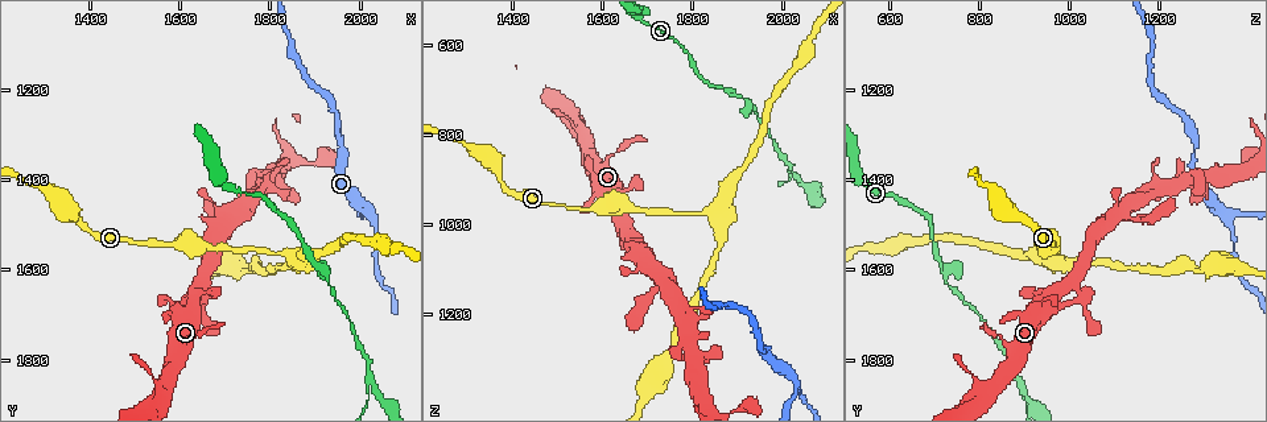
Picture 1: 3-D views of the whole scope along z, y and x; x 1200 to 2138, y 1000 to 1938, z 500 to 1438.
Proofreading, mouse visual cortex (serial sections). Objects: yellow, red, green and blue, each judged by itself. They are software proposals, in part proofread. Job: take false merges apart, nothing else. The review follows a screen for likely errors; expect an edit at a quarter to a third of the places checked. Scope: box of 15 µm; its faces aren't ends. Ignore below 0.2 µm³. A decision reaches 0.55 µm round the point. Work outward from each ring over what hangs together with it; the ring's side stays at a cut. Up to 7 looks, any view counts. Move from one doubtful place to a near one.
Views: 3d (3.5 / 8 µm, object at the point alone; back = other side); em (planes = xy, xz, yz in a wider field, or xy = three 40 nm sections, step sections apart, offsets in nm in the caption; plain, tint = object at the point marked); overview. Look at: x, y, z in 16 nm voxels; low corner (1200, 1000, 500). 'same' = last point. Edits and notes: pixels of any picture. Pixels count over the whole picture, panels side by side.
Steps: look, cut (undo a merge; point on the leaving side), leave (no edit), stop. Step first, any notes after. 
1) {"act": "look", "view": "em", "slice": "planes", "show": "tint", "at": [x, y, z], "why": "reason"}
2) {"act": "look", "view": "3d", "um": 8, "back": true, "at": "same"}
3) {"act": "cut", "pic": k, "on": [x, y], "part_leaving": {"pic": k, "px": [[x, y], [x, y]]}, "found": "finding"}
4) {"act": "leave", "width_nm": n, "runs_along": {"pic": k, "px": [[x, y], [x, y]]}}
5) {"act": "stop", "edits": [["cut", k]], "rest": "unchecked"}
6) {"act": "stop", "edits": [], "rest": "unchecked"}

{"act": "look", "view": "3d", "um": 3.5, "at": [1830, 1380, 1400], "why": "three-way junction"}

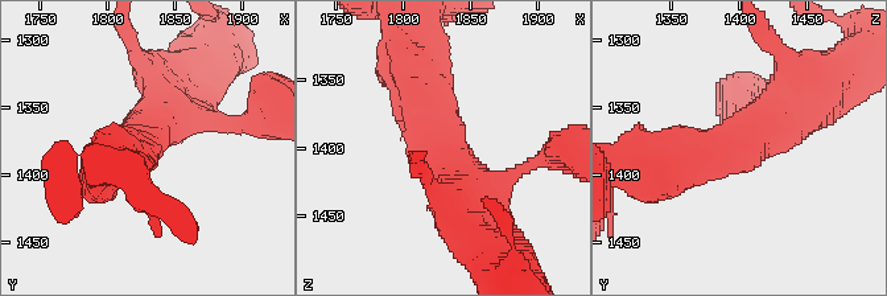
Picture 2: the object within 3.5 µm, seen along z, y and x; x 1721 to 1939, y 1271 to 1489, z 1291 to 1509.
{"act": "look", "view": "em", "slice": "xy", "step": 5, "show": "tint", "at": [1822, 1374, 1398], "arms": 3, "arm_widths_nm": [250, 400, 500], "why": "now the EM"}

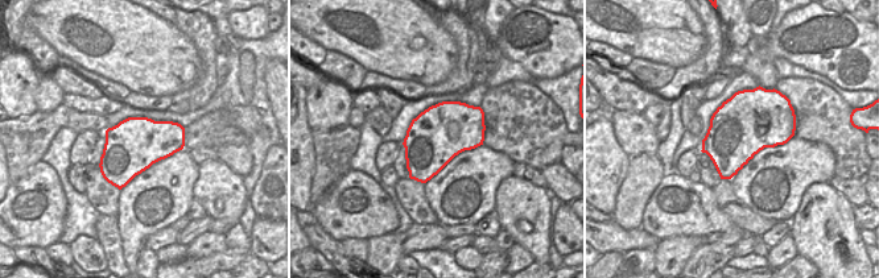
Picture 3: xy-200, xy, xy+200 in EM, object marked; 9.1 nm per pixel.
{"act": "leave", "runs_along": {"pic": 2, "px": [[408, 72], [433, 152], [502, 180]]}, "found": "one cell here"}

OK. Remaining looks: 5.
{"act": "look", "view": "3d", "um": 3.5, "at": [2025, 1475, 1345], "why": "three arms meet"}

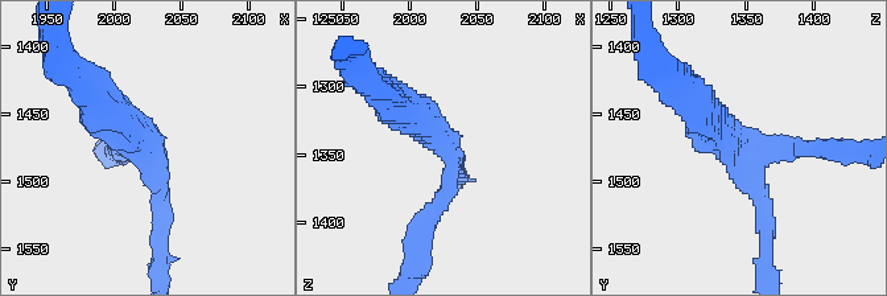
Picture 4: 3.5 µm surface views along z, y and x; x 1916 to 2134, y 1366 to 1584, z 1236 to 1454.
{"act": "look", "view": "em", "slice": "xy", "step": 5, "show": "tint", "at": [2030, 1480, 1346], "why": "need the tissue"}

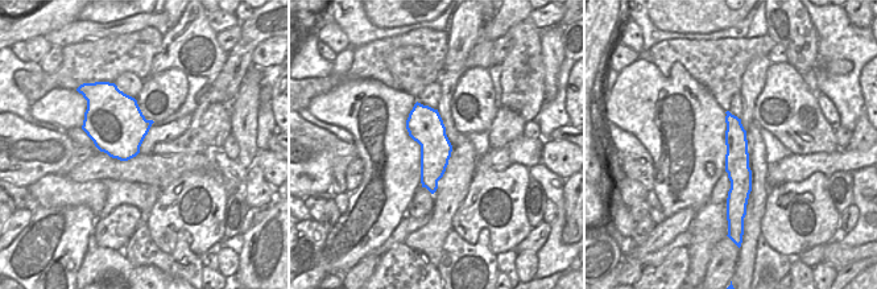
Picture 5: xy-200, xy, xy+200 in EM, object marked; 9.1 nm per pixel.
{"act": "leave", "width_nm": 340, "runs_along": {"pic": 5, "px": [[729, 118], [735, 128], [739, 199]]}, "found": "one cell here"}

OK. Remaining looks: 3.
{"act": "look", "view": "3d", "um": 3.5, "at": [2025, 1830, 885], "why": "side arm on a straight run"}

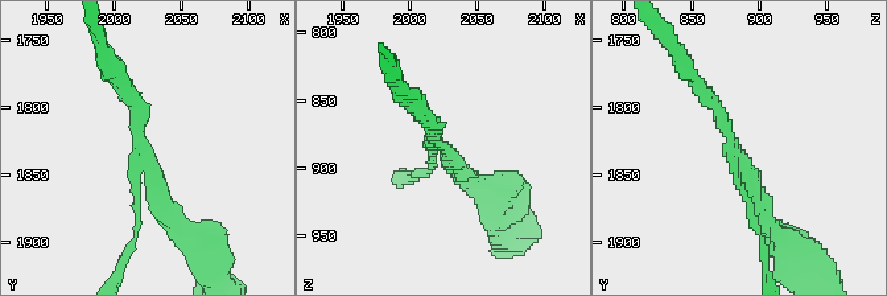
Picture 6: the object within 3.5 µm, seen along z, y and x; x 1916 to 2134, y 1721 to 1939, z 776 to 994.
{"act": "look", "view": "em", "slice": "xy", "step": 3, "show": "tint", "at": [2020, 1832, 880], "arms": 3, "arm_widths_nm": [100, 200, 250], "why": "now the EM"}

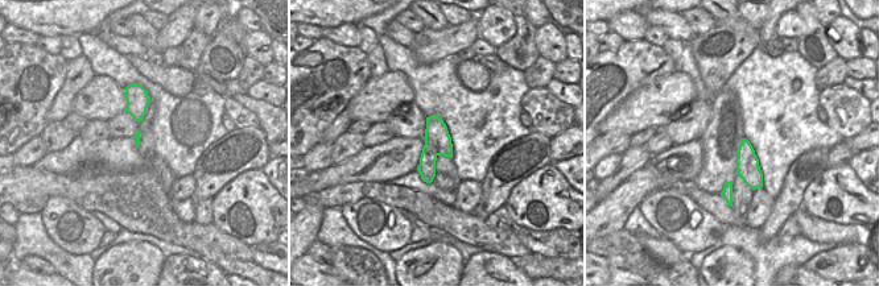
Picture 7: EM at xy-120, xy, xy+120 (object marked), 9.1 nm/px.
{"act": "cut", "pic": 6, "on": [131, 246], "border": {"pic": 7, "px": [[425, 139], [436, 145], [438, 154]]}, "found": "two cells meet here"}

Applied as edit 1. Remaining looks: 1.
{"act": "stop", "edits": [["cut", 6]], "rest": "unchecked"}

